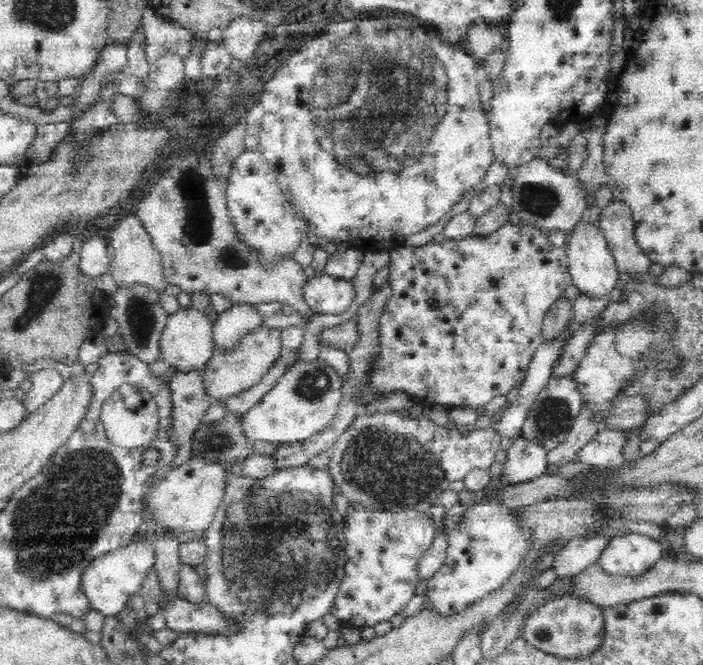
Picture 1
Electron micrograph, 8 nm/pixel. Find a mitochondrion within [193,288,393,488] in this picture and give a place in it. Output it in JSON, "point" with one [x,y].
{"point":[313,384]}

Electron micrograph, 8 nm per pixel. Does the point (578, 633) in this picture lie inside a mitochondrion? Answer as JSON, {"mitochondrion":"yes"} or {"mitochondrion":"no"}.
{"mitochondrion":"yes"}

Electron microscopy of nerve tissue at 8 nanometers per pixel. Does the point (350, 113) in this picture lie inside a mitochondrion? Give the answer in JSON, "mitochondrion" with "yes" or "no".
{"mitochondrion":"yes"}

